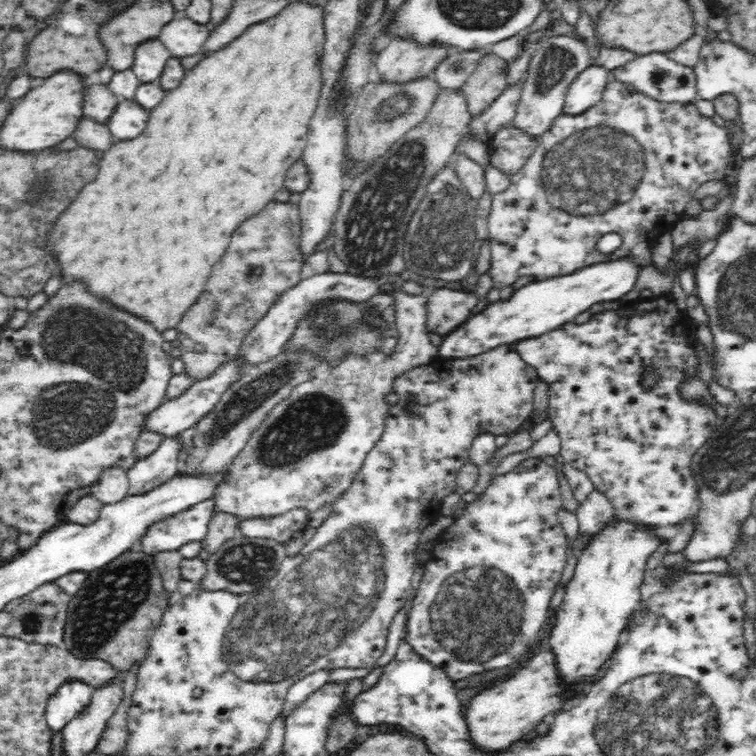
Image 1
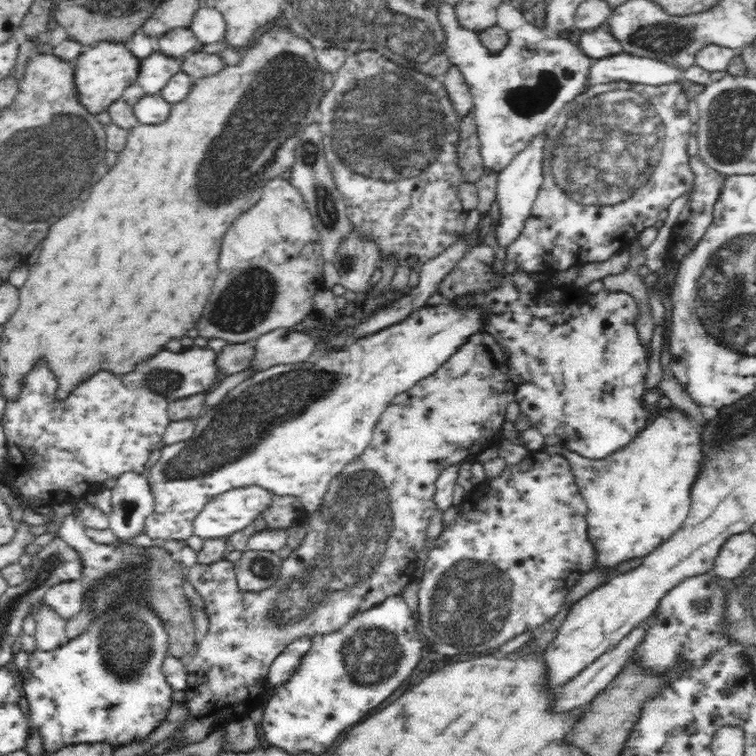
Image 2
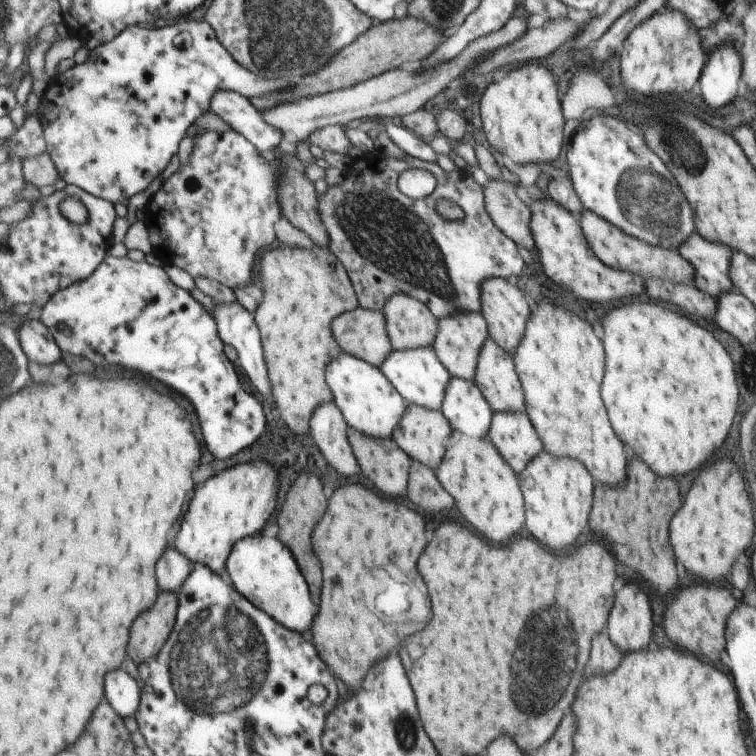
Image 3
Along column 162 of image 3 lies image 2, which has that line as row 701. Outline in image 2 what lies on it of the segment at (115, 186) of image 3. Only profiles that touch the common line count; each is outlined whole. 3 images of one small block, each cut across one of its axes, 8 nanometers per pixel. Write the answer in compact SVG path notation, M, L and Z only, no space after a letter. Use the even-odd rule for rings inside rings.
M130 579L129 582L127 582L126 588L134 588L134 586L136 586L136 590L124 592L122 598L118 598L118 602L114 602L114 604L108 608L108 612L100 612L100 614L90 622L90 626L86 628L86 632L82 632L82 634L66 642L64 645L49 650L48 652L40 649L34 652L26 652L18 648L15 654L16 658L14 658L11 667L22 682L22 687L26 693L25 698L29 706L30 726L36 728L38 734L40 734L44 753L49 755L56 753L57 750L64 749L65 746L96 745L98 742L109 744L114 750L120 748L120 746L132 746L132 744L136 744L136 742L144 744L144 742L150 738L150 734L154 734L154 732L160 728L160 724L166 720L166 716L168 716L168 712L170 712L170 706L172 706L172 702L174 702L174 687L170 685L166 678L164 665L165 659L169 654L169 630L166 630L165 622L158 617L157 611L154 610L148 602L148 582L138 582L138 579L134 582L134 579ZM26 670L30 670L30 678L20 677L22 672L26 672Z

